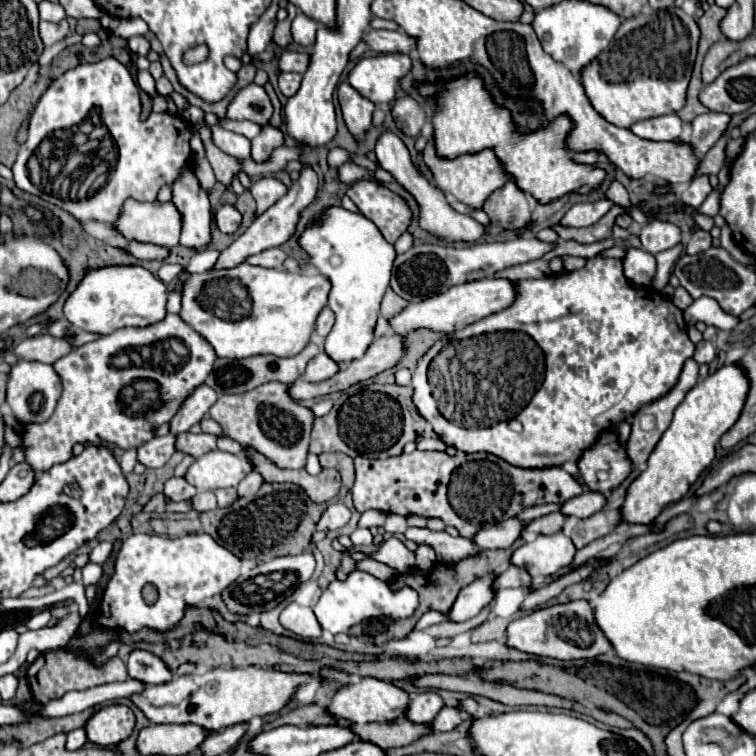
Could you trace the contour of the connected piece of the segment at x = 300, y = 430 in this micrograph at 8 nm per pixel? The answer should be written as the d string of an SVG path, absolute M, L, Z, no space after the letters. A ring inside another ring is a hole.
M274 381L242 395L222 395L210 407L210 417L222 427L226 435L234 435L232 439L238 441L242 449L252 447L256 453L264 455L270 463L274 463L280 469L302 469L306 465L310 431L316 417L308 407L292 399L290 385ZM264 425L266 437L262 437Z

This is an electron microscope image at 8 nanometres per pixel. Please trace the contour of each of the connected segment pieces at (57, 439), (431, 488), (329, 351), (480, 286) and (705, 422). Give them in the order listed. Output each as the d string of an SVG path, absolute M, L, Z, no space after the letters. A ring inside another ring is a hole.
M166 315L160 325L148 329L118 329L116 333L102 335L54 363L54 371L60 375L64 391L56 405L54 415L40 425L26 425L26 461L34 471L48 471L52 465L64 463L72 457L76 443L84 445L112 445L120 449L140 447L150 441L156 425L150 417L172 419L180 409L184 397L192 393L196 385L202 385L216 353L212 345L194 331L180 315ZM136 381L150 381L156 385L150 399L132 397L132 407L122 399L122 389L132 387Z
M412 451L410 455L402 453L398 457L388 459L368 459L368 457L356 457L356 483L352 487L354 507L364 513L368 509L384 511L384 513L396 513L396 515L422 515L422 517L440 517L446 525L452 525L458 529L462 537L472 539L480 529L488 525L496 525L504 521L504 517L514 517L520 511L532 507L532 505L544 505L544 503L564 503L572 497L578 497L584 489L562 469L520 469L504 459L490 455L490 453L456 453L450 457L448 453L440 451Z
M330 207L316 225L310 225L300 237L300 247L308 253L310 263L332 283L328 307L336 313L336 323L326 335L324 353L336 363L360 359L374 341L380 301L390 283L392 261L396 257L394 247L370 219L350 213L344 207Z
M480 279L464 285L456 285L456 289L448 289L448 293L428 297L418 303L410 303L402 313L398 313L394 319L390 319L392 327L400 335L408 335L414 329L432 329L438 333L454 333L458 329L464 329L466 325L472 325L492 313L498 313L506 307L510 307L516 299L516 283L510 279Z
M728 363L706 379L698 381L688 391L686 399L676 407L670 427L664 431L658 445L650 453L646 471L642 471L630 483L620 507L622 523L648 525L666 505L680 501L690 491L690 485L694 485L700 473L714 461L716 443L720 441L720 437L740 417L748 389L750 381L746 377L746 371L738 363Z

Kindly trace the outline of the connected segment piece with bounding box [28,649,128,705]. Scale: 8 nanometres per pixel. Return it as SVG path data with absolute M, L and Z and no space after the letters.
M66 649L42 653L28 669L28 681L30 681L32 697L42 705L46 705L52 699L62 697L68 691L84 691L84 689L90 689L96 685L116 683L116 681L126 681L126 679L128 679L126 665L118 657L112 657L104 667L94 667L84 655L78 655L78 653L72 653Z

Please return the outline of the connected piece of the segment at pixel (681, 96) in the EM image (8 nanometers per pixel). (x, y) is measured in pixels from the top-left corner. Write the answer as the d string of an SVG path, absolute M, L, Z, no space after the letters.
M644 9L640 15L622 21L622 25L626 25L626 31L622 27L618 39L600 53L600 59L582 71L582 85L592 107L616 127L630 127L644 119L678 113L686 105L686 91L698 49L700 29L696 19L682 9Z

